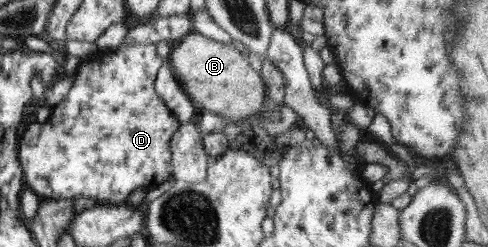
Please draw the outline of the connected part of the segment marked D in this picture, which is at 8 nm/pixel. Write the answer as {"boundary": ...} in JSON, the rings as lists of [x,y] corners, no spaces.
{"boundary":[[[122,42],[122,44],[120,44],[118,48],[114,48],[114,50],[110,49],[100,55],[98,52],[95,52],[85,57],[74,74],[75,80],[65,100],[54,105],[49,116],[41,118],[38,123],[32,123],[32,125],[26,129],[24,139],[20,141],[20,153],[22,153],[22,155],[19,155],[19,160],[24,172],[24,182],[26,186],[36,192],[37,196],[40,198],[79,200],[89,204],[100,201],[102,205],[120,206],[127,203],[130,195],[132,195],[136,189],[150,191],[157,185],[160,185],[160,183],[170,180],[173,175],[173,163],[169,143],[181,122],[178,121],[172,111],[166,107],[166,104],[160,99],[160,96],[155,90],[157,73],[164,62],[162,56],[158,56],[155,44],[149,42],[143,42],[142,45]]]}

